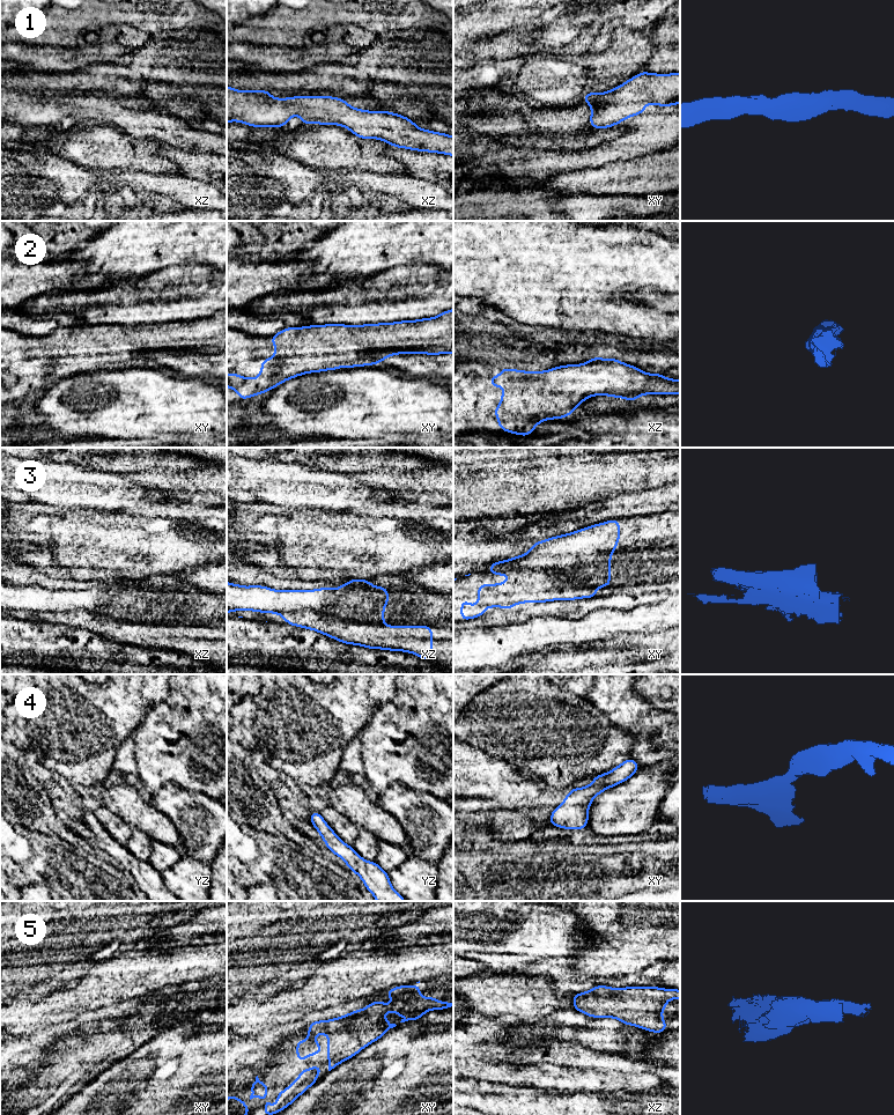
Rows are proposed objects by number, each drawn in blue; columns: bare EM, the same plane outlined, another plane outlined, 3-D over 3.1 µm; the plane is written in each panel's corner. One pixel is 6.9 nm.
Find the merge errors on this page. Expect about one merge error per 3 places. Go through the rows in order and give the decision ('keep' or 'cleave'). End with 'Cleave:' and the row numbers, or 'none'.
1: keep
2: keep
3: cleave
4: keep
5: keep
Cleave: 3

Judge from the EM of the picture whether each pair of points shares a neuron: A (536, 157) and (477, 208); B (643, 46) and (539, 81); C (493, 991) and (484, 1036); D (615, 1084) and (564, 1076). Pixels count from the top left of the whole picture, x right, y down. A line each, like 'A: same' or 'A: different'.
A: different
B: same
C: different
D: same

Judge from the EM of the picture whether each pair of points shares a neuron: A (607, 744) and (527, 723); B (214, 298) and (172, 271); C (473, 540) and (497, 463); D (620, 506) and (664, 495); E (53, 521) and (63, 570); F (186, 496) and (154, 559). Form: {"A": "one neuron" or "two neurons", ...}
{"A": "one neuron", "B": "one neuron", "C": "two neurons", "D": "one neuron", "E": "one neuron", "F": "two neurons"}

